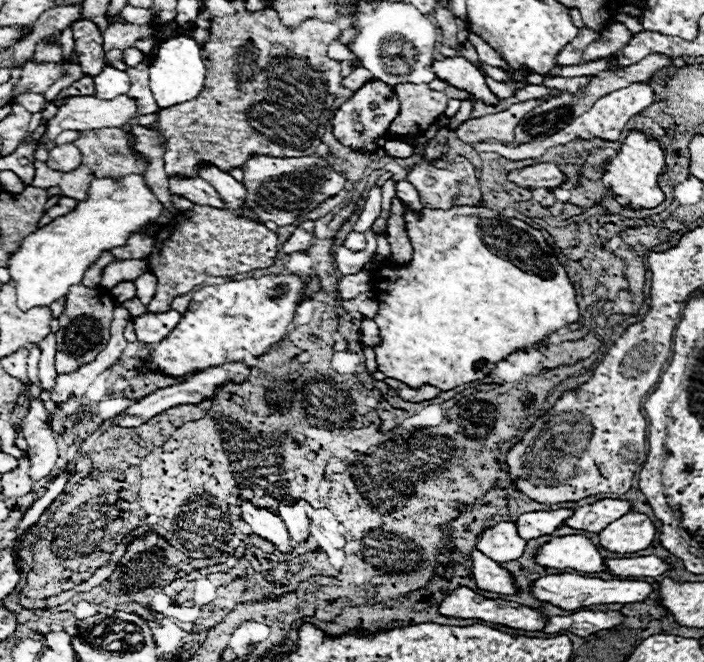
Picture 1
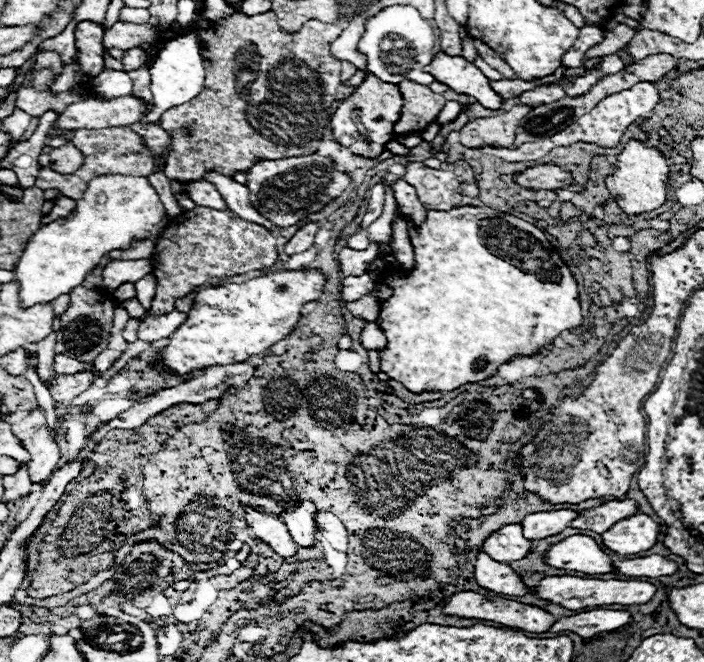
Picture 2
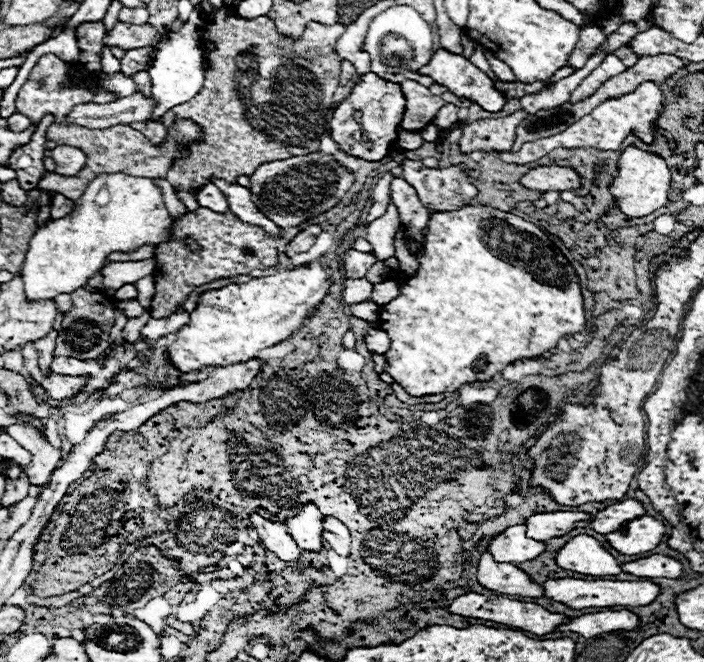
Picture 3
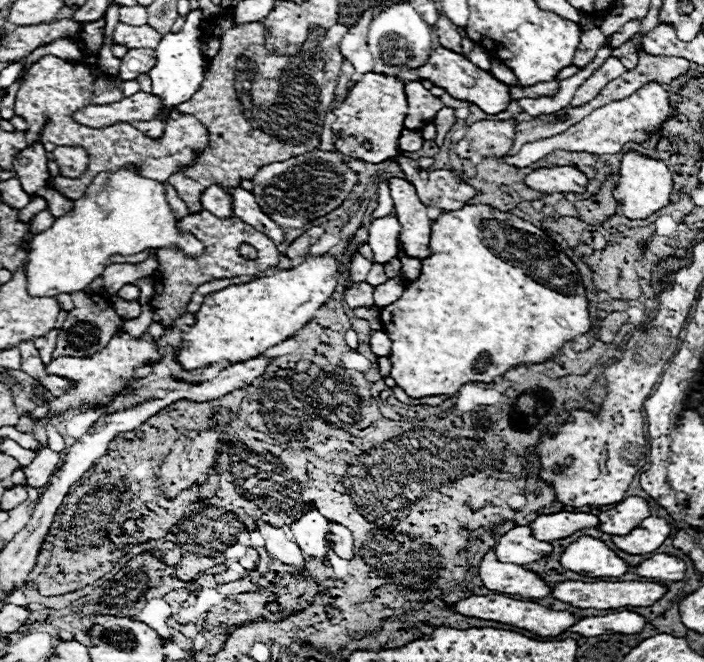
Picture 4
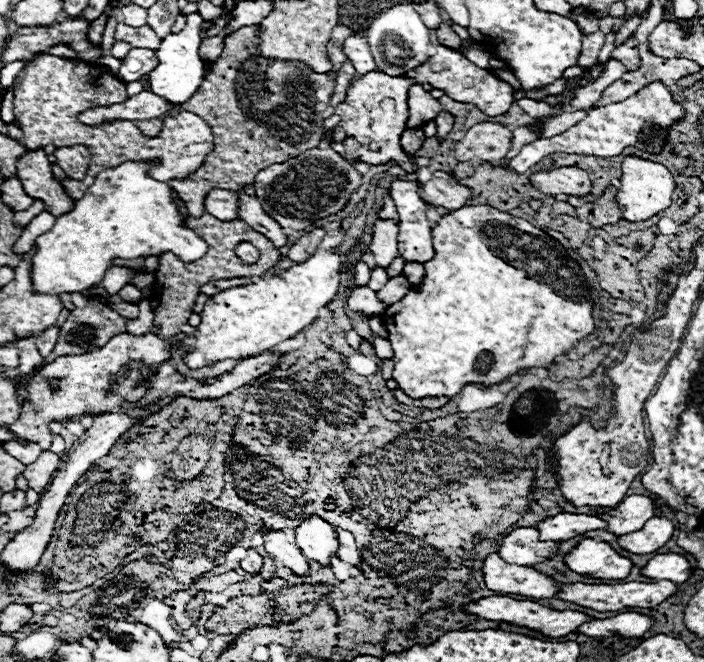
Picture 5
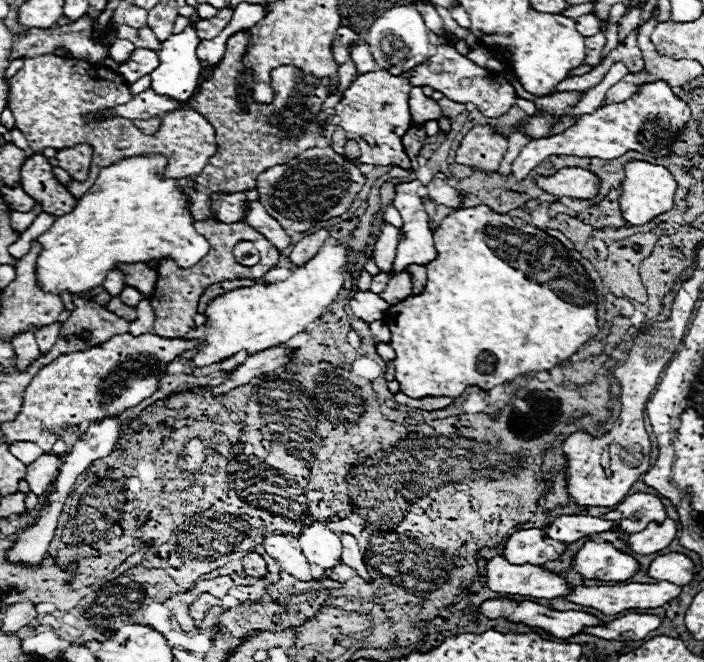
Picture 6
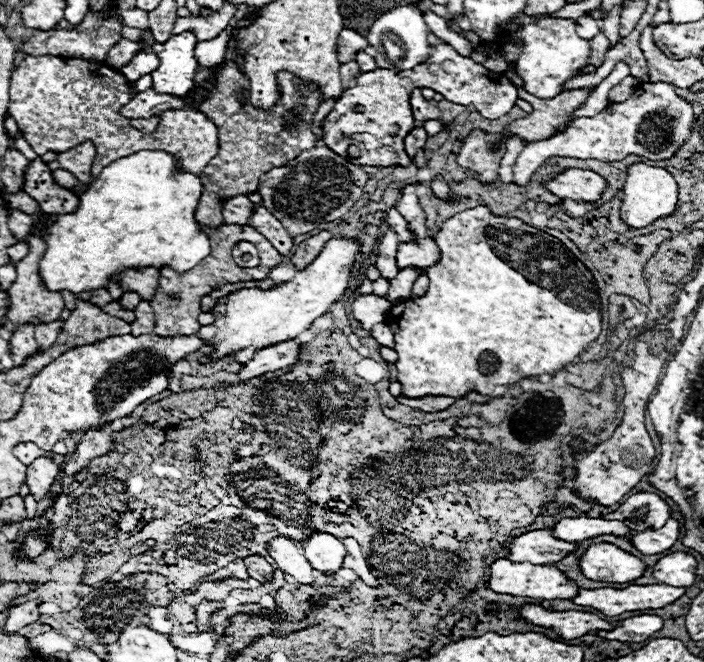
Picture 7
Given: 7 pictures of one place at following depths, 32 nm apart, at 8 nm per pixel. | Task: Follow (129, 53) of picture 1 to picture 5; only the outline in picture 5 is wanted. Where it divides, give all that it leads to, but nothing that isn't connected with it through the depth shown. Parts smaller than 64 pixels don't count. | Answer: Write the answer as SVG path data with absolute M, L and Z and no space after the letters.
M132 48L130 54L124 58L118 76L124 82L136 82L138 78L150 74L154 68L154 50L148 48Z

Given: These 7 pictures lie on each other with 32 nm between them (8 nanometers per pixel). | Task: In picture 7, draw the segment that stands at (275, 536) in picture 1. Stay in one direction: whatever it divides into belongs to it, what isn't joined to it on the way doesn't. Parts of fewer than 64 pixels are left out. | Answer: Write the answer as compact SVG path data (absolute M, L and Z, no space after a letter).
M272 538L268 542L268 554L276 560L276 564L280 566L282 572L286 572L288 576L292 576L298 584L312 584L314 582L314 570L310 566L310 562L304 556L304 550L288 540L288 538Z

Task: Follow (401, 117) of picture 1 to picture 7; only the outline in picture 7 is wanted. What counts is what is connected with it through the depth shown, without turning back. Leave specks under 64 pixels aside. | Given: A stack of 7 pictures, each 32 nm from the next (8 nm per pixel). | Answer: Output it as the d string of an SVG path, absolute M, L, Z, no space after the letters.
M415 88L410 95L412 114L416 122L423 123L430 118L438 118L438 108L432 106L432 102L426 102L422 98L421 89Z

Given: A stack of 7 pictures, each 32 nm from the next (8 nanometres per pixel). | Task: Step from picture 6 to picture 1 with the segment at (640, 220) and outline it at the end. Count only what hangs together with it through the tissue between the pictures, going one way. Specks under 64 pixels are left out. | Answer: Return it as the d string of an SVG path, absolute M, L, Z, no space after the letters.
M632 132L622 144L622 150L610 160L606 170L608 172L602 176L602 182L606 188L610 188L614 194L620 196L616 200L622 206L640 210L640 208L656 208L658 204L662 204L664 192L658 184L658 176L666 170L666 160L658 142L648 142L642 134Z

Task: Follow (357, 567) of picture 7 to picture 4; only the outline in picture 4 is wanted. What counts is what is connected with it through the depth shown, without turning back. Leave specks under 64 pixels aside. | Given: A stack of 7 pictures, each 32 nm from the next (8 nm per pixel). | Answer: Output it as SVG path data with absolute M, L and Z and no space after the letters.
M329 521L330 538L336 542L336 554L344 560L354 560L354 538L348 528L339 523Z

